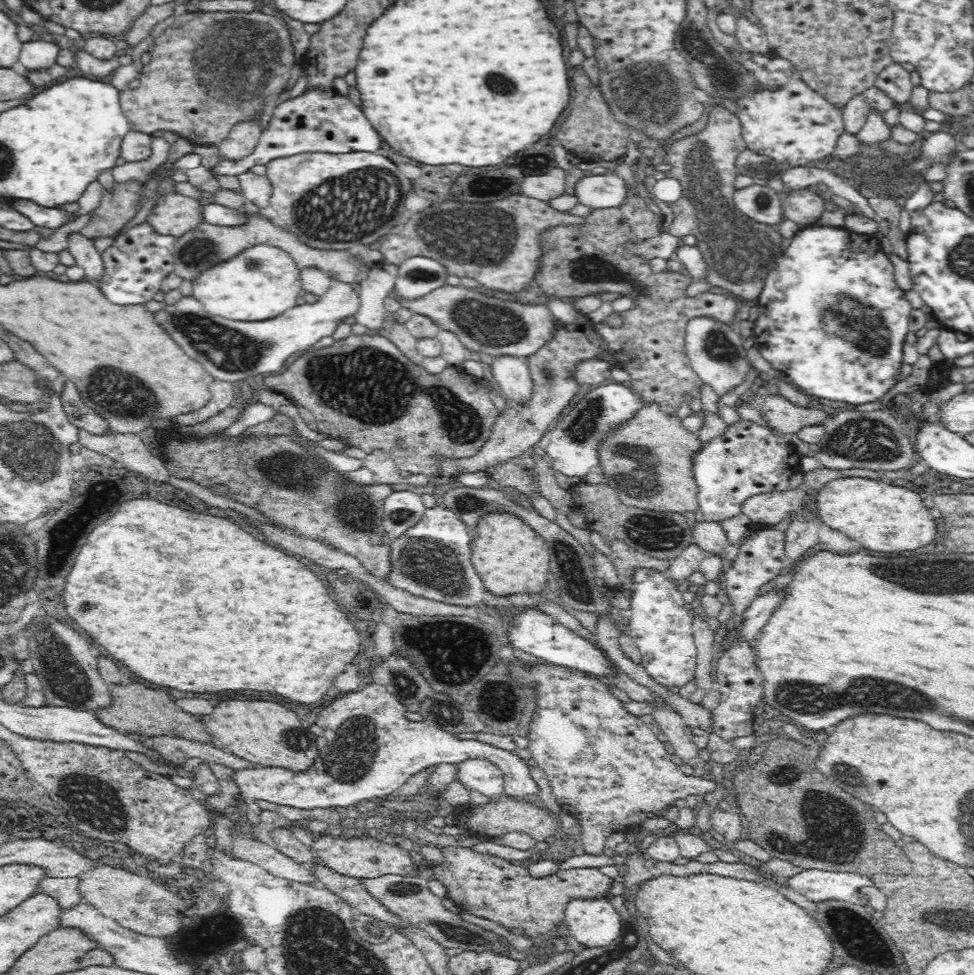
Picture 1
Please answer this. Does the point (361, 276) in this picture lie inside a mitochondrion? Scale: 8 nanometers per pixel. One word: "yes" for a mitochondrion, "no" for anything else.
no

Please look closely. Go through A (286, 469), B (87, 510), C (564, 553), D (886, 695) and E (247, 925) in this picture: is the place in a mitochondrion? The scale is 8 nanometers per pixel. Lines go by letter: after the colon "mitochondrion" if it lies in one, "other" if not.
A: mitochondrion
B: other
C: mitochondrion
D: mitochondrion
E: other

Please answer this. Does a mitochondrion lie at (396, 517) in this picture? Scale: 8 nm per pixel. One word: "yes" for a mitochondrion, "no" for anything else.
yes

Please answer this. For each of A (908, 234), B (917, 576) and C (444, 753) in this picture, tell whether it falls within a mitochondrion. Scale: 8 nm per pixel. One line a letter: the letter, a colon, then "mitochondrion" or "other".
A: other
B: mitochondrion
C: other

